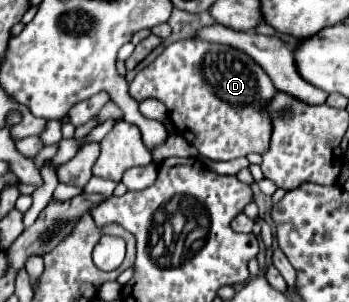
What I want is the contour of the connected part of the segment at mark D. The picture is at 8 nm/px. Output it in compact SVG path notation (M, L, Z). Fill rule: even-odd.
M181 39L167 45L129 85L129 95L137 103L149 97L165 103L175 133L211 161L231 161L249 153L263 155L269 149L267 105L275 93L269 75L247 53L201 39Z

